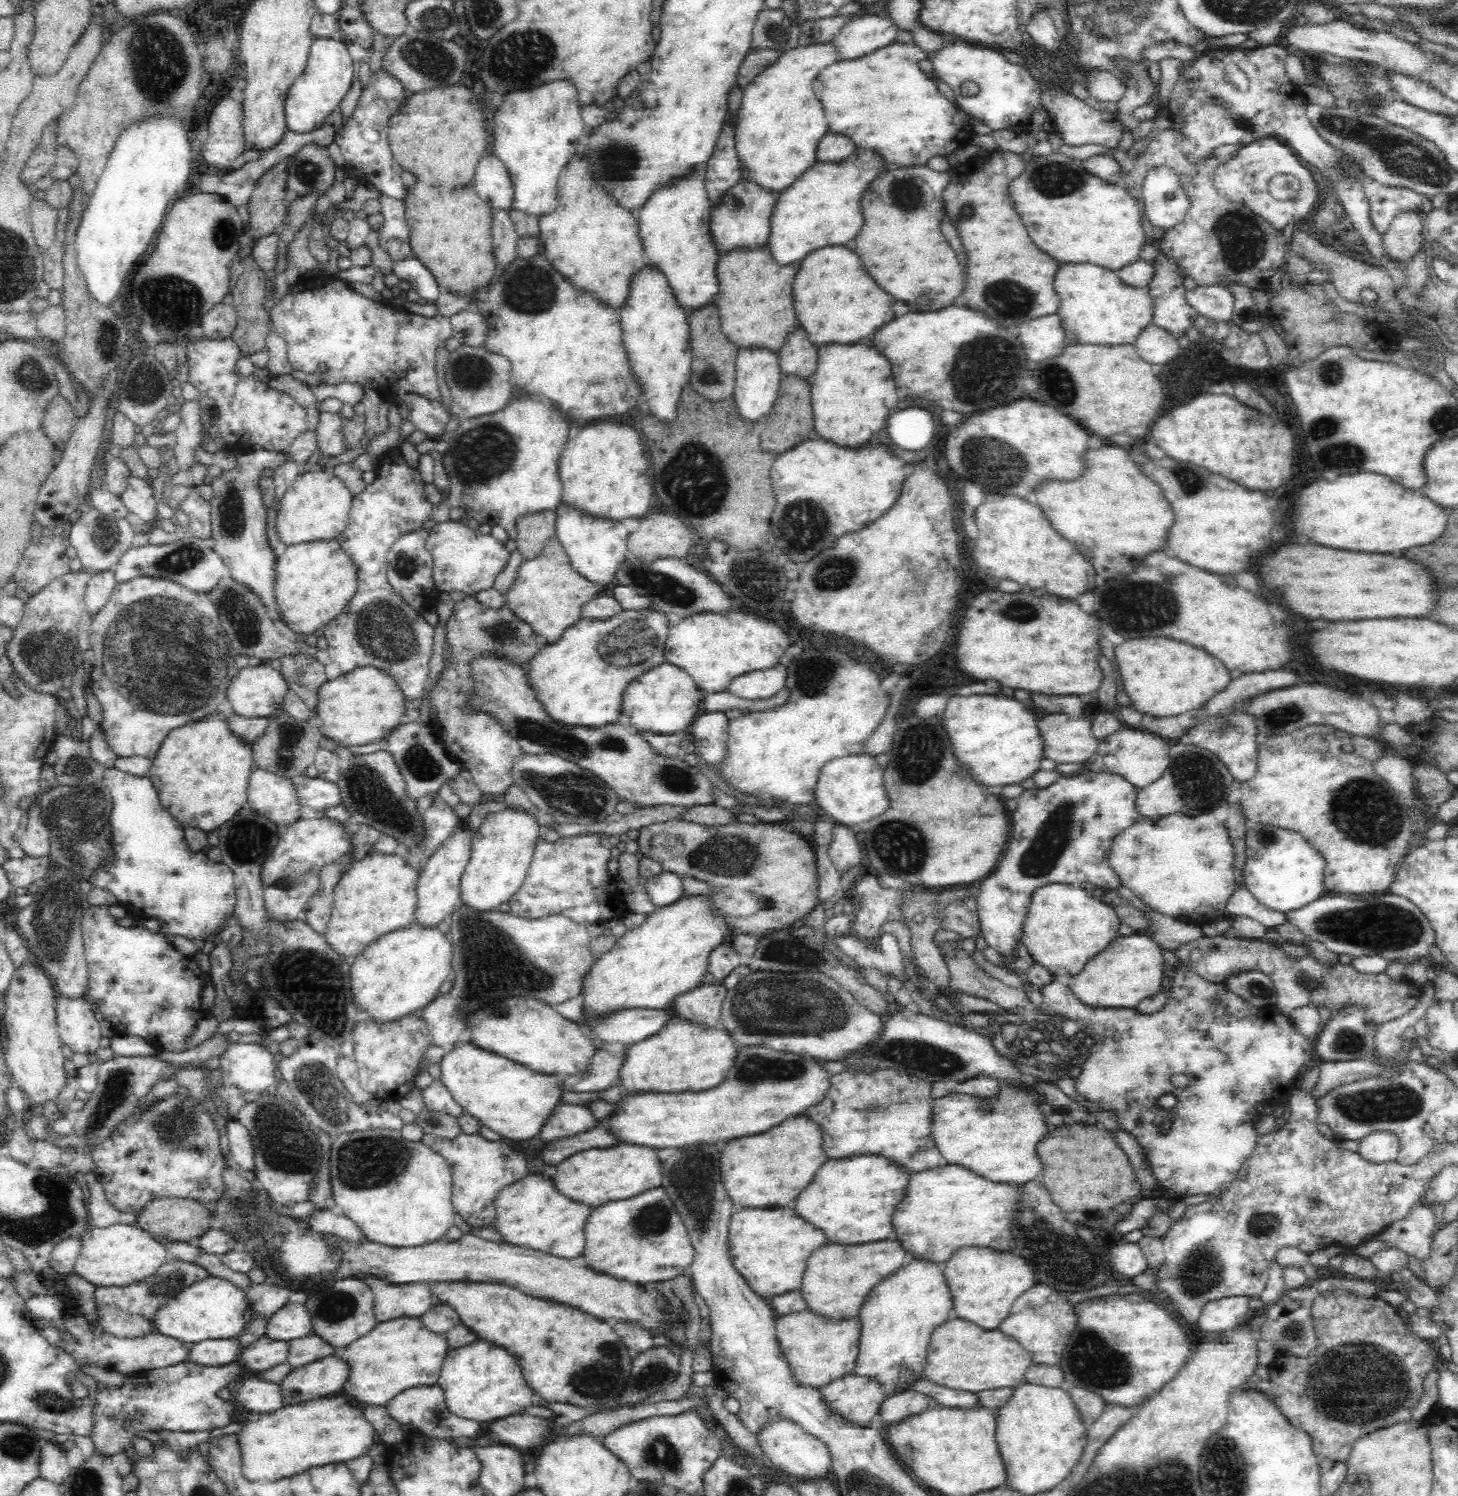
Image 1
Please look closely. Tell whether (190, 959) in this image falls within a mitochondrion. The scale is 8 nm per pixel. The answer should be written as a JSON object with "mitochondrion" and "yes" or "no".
{"mitochondrion":"no"}

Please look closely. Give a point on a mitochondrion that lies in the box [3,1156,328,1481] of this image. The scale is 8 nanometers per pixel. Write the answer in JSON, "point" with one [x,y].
{"point":[60,1402]}

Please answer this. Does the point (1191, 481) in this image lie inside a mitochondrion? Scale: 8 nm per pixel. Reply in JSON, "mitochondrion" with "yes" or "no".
{"mitochondrion":"yes"}

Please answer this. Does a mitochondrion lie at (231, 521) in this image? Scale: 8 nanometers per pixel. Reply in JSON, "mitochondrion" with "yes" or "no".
{"mitochondrion":"yes"}

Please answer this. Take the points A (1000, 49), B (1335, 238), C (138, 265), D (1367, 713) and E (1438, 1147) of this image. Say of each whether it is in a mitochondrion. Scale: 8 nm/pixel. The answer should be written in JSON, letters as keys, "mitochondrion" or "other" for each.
{"A":"other","B":"other","C":"other","D":"other","E":"other"}

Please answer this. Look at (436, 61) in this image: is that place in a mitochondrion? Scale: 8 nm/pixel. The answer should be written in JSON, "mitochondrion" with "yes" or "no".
{"mitochondrion":"yes"}

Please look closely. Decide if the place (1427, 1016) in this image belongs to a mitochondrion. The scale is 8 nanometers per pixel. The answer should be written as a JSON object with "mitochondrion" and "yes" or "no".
{"mitochondrion":"no"}

